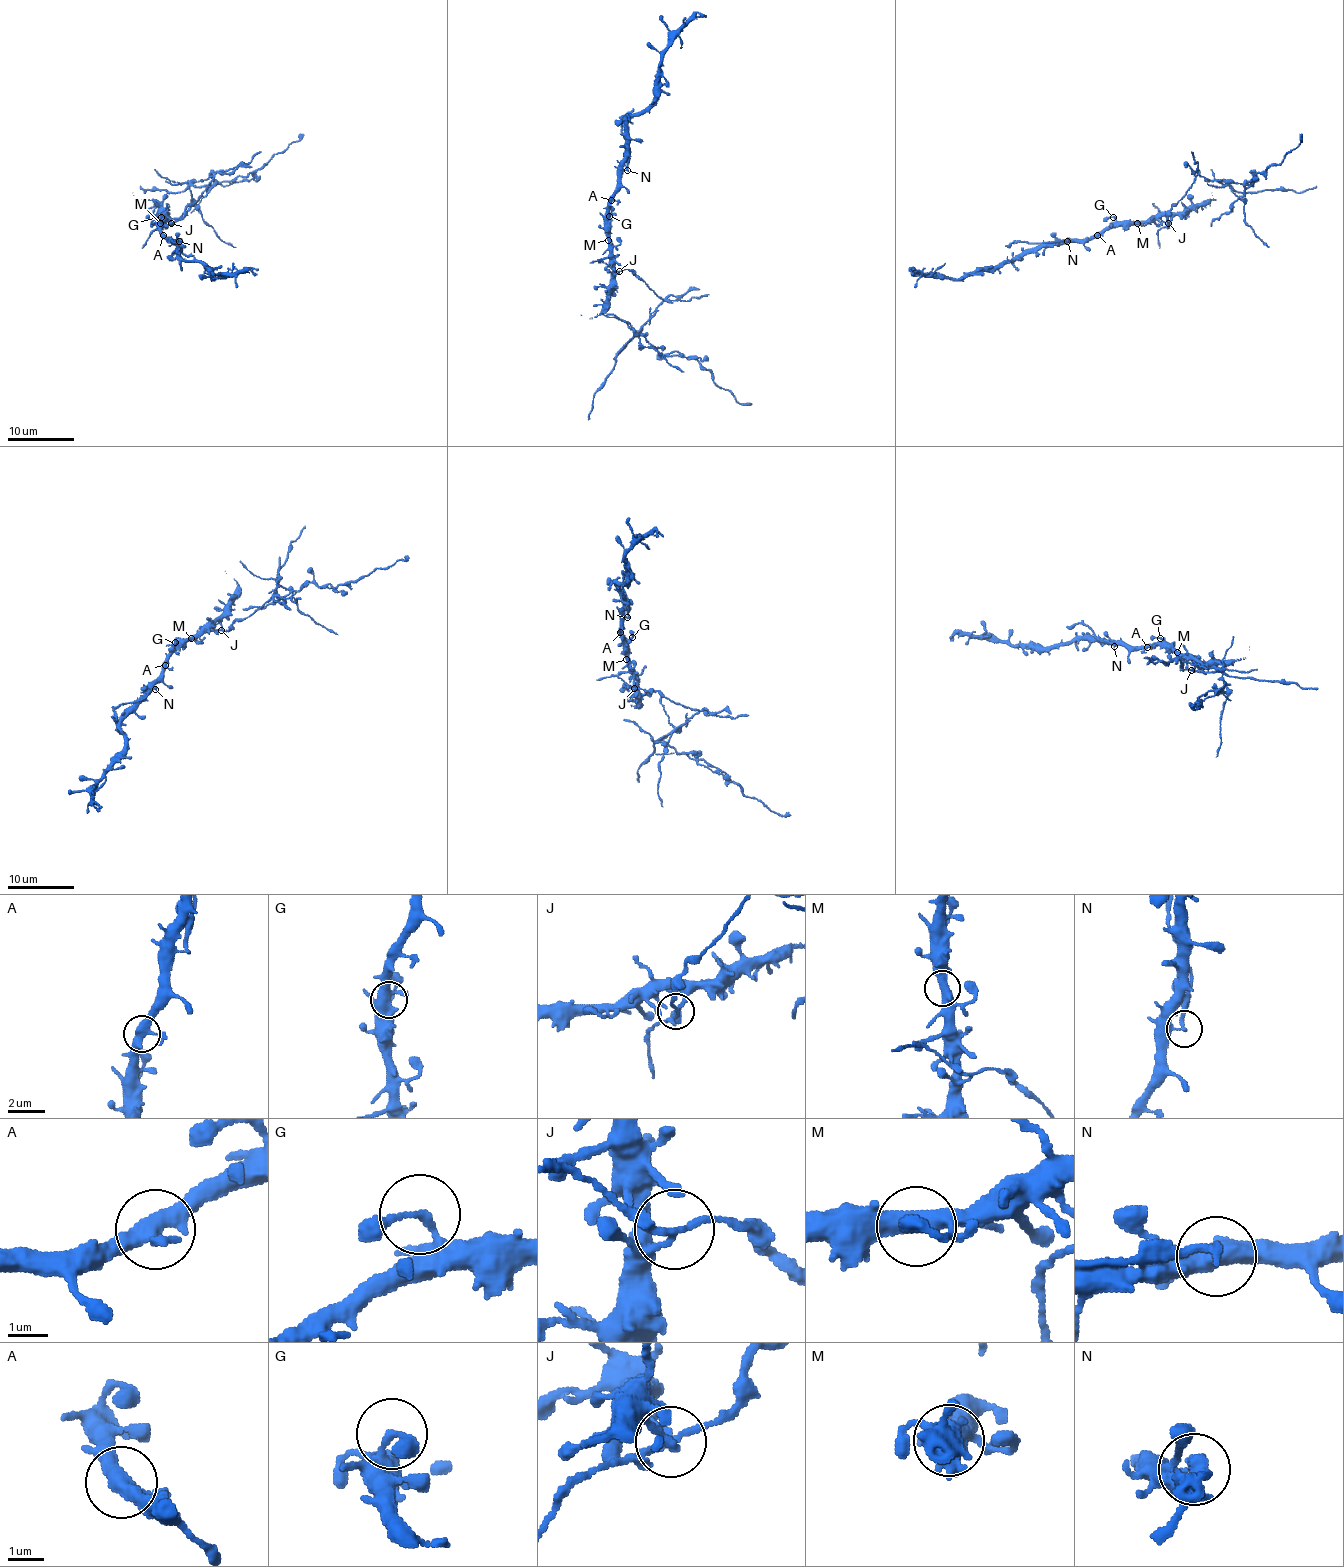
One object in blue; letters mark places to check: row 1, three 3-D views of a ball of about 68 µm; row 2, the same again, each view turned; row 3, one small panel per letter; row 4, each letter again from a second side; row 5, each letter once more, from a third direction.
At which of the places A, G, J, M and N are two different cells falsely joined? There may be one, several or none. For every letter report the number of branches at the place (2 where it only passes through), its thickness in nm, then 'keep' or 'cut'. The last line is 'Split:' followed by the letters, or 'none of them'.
A: branches 3; calibre 380 nm; keep
G: branches 2; calibre 180 nm; keep
J: branches 4; calibre 150 nm; cut
M: branches 3; calibre 400 nm; keep
N: branches 2; calibre 240 nm; cut
Split: J, N

